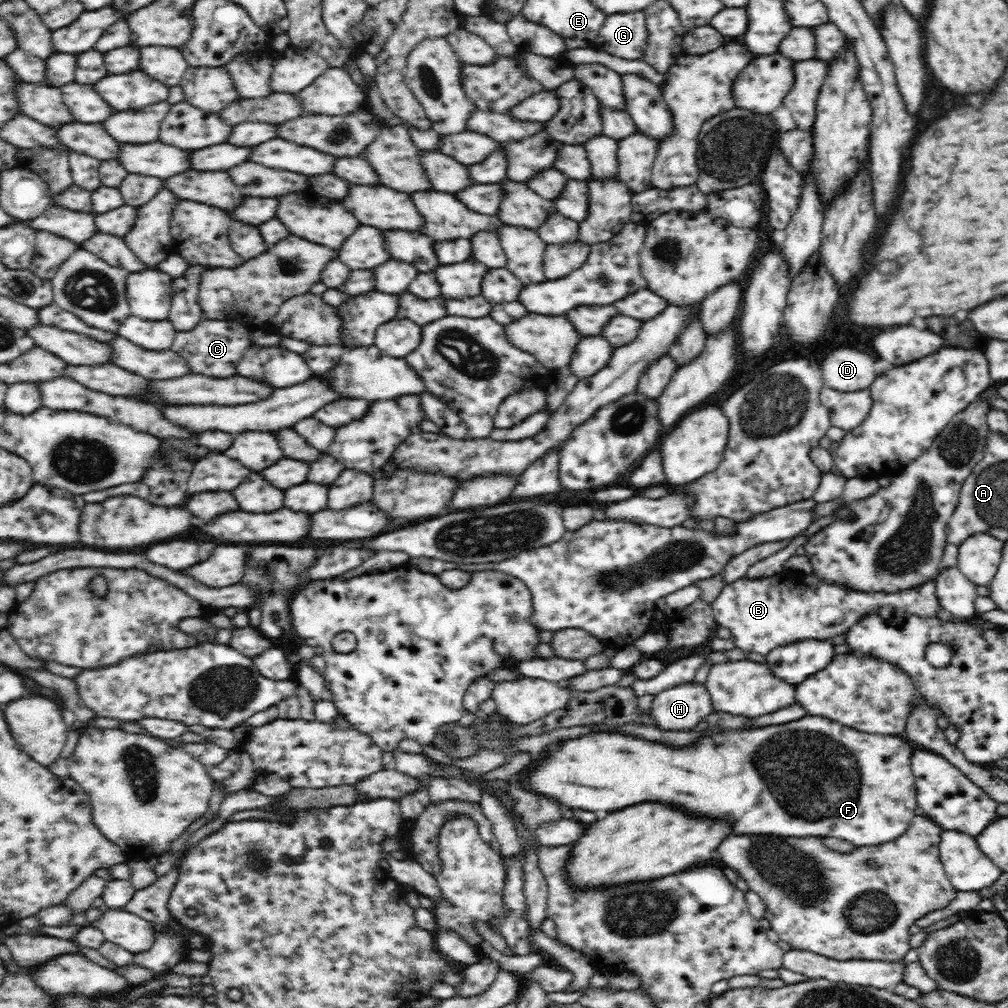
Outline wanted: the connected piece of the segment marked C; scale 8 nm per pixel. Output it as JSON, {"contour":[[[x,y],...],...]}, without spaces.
{"contour":[[[204,320],[192,330],[177,332],[171,350],[182,356],[189,370],[212,378],[230,378],[237,374],[238,362],[246,349],[253,344],[250,340],[250,329],[238,321]]]}

